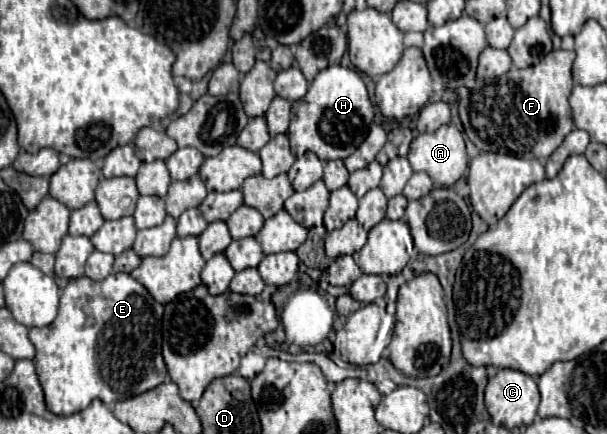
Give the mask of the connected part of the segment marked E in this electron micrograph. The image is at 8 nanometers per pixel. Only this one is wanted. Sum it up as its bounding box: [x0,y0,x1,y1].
[30,272,168,416]

